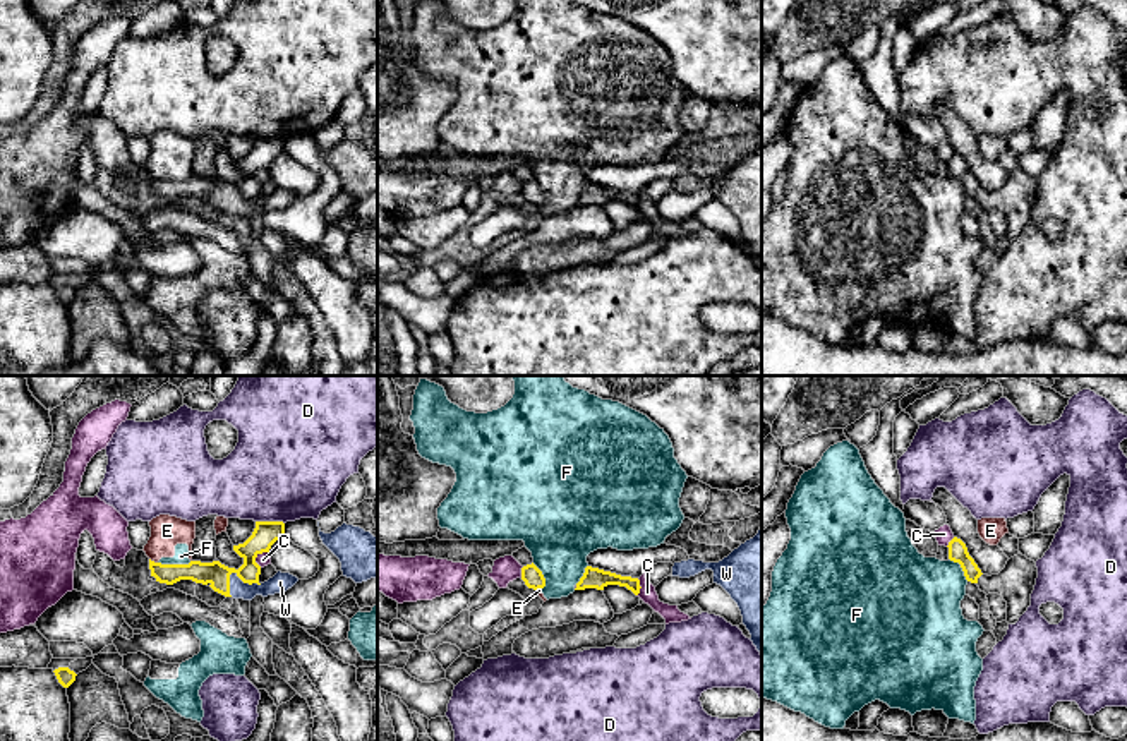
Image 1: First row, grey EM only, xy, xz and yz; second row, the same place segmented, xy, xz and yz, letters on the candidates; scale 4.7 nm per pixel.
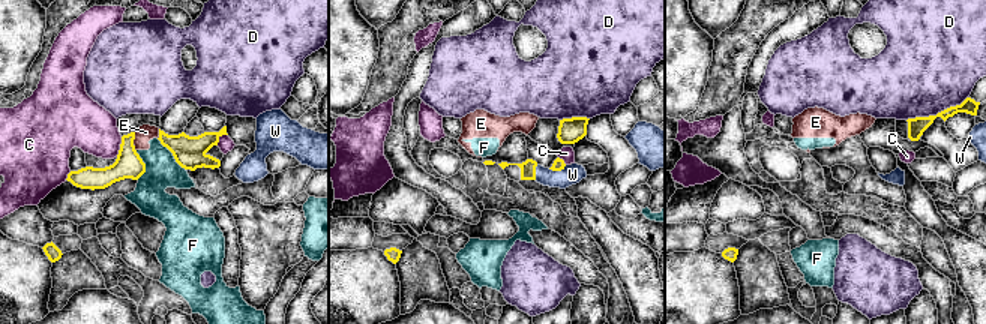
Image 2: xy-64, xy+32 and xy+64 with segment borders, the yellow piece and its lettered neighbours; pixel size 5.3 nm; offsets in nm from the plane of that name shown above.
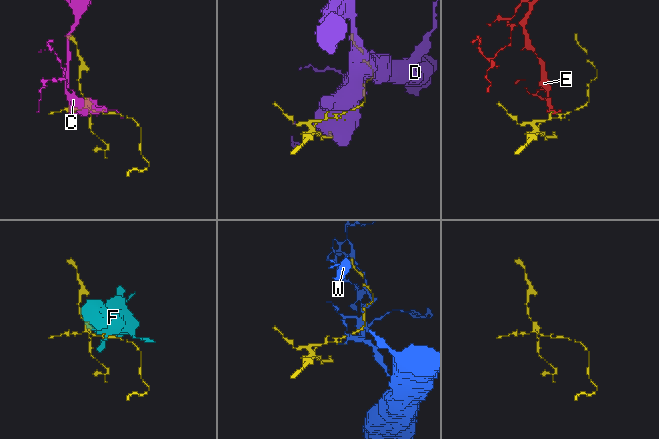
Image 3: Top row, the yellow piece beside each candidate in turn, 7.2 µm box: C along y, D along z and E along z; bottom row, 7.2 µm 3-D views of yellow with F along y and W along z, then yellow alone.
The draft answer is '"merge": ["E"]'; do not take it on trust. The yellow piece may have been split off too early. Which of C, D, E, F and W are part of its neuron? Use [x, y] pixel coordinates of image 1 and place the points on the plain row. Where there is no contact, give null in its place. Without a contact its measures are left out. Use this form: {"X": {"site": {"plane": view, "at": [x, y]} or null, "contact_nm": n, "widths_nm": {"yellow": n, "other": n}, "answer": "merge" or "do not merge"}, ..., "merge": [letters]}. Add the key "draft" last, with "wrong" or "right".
{"C": {"site": {"plane": "xy", "at": [256, 172]}, "contact_nm": 90, "widths_nm": {"yellow": 120, "other": 70}, "answer": "do not merge"}, "D": {"site": {"plane": "xy", "at": [270, 138]}, "contact_nm": 140, "widths_nm": {"yellow": 120, "other": 480}, "answer": "do not merge"}, "E": {"site": {"plane": "xy", "at": [153, 177]}, "contact_nm": 50, "widths_nm": {"yellow": 100, "other": 150}, "answer": "do not merge"}, "F": {"site": {"plane": "xy", "at": [174, 180]}, "contact_nm": 160, "widths_nm": {"yellow": 110, "other": 70}, "answer": "do not merge"}, "W": {"site": {"plane": "xy", "at": [237, 191]}, "contact_nm": 170, "widths_nm": {"yellow": 120, "other": 90}, "answer": "do not merge"}, "merge": [], "draft": "wrong"}

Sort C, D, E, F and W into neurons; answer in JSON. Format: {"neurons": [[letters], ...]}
{"neurons": [["C"], ["D"], ["E", "F"], ["W"]]}

